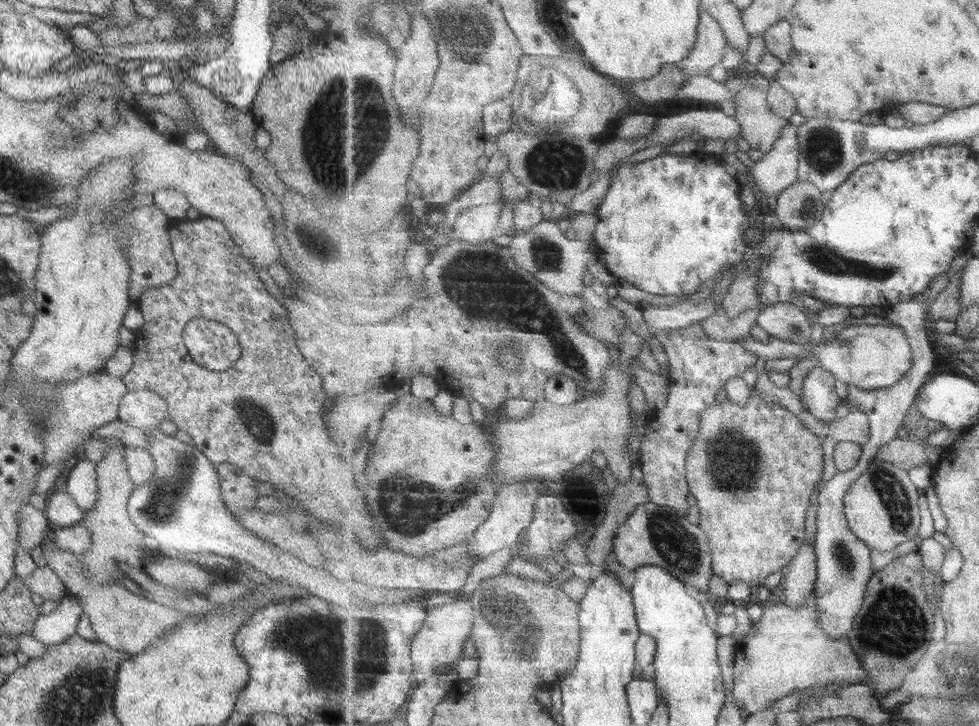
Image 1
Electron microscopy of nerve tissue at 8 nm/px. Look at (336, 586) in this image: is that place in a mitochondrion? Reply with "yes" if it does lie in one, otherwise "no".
no

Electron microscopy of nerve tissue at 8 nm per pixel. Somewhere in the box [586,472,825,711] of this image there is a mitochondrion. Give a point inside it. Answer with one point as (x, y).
(678, 546)

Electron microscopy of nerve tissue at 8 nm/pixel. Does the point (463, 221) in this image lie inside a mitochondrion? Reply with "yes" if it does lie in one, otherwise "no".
no

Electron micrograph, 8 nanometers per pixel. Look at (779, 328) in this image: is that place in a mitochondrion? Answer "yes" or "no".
no

